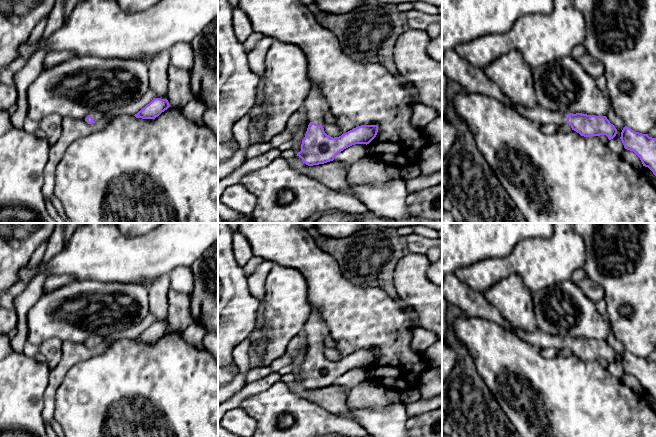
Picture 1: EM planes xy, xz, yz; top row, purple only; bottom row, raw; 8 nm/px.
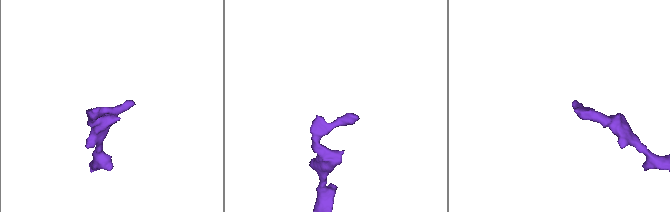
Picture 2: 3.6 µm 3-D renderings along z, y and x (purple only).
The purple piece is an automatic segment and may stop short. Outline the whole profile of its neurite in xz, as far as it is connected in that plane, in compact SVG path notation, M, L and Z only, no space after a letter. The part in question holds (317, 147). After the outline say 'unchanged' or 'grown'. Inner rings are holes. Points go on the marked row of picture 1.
M312 85L303 108L310 123L297 156L308 166L333 161L344 149L355 144L367 145L377 135L378 125L361 125L334 138L327 135L322 125L325 123L324 115L329 112L329 104L317 85Z; grown

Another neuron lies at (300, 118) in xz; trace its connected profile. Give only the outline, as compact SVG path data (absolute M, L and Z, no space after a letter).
M301 108L289 118L286 129L282 133L272 137L269 141L270 144L273 148L278 148L281 144L290 140L294 131L303 126L308 126L309 123L310 121L306 111L304 108Z

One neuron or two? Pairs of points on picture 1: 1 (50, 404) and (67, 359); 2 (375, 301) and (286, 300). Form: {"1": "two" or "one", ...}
{"1": "one", "2": "two"}

